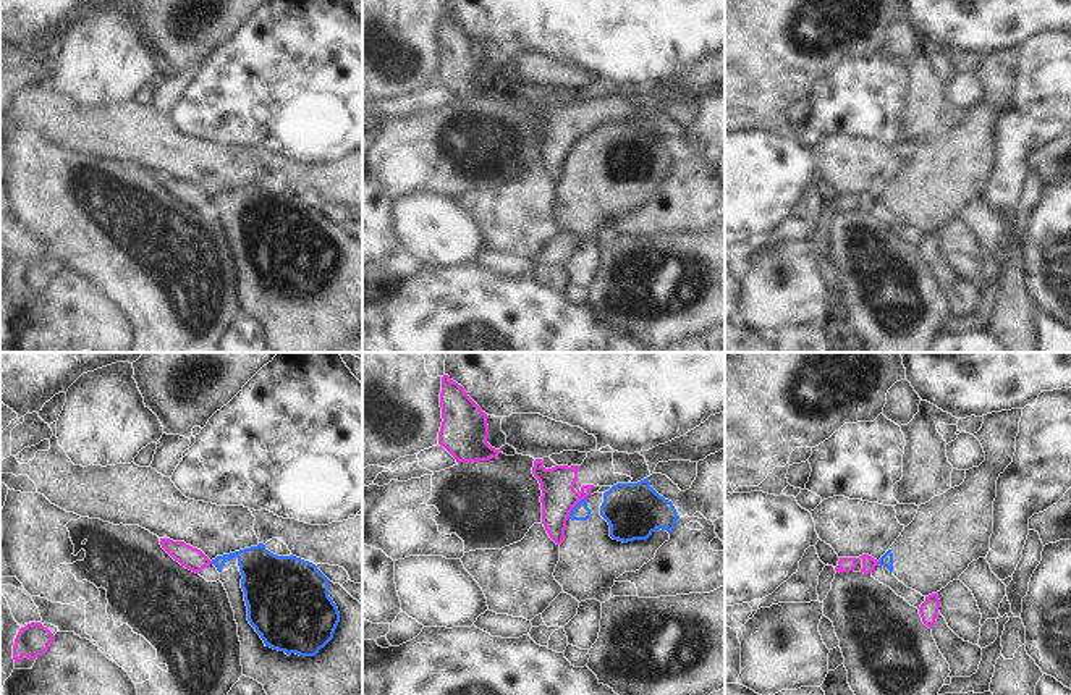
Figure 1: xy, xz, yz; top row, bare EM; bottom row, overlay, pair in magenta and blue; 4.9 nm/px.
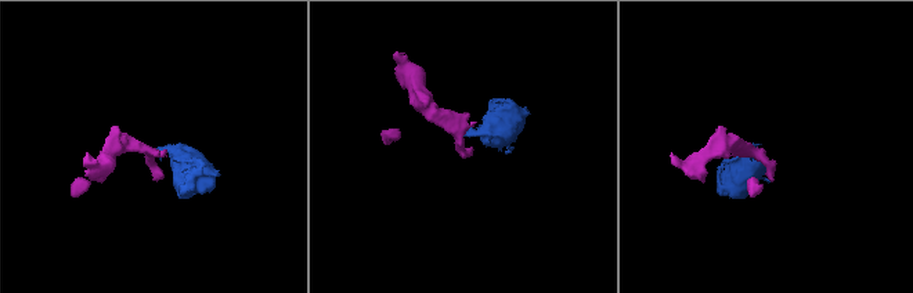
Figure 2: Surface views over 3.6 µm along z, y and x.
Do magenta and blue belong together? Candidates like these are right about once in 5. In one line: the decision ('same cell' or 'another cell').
another cell

